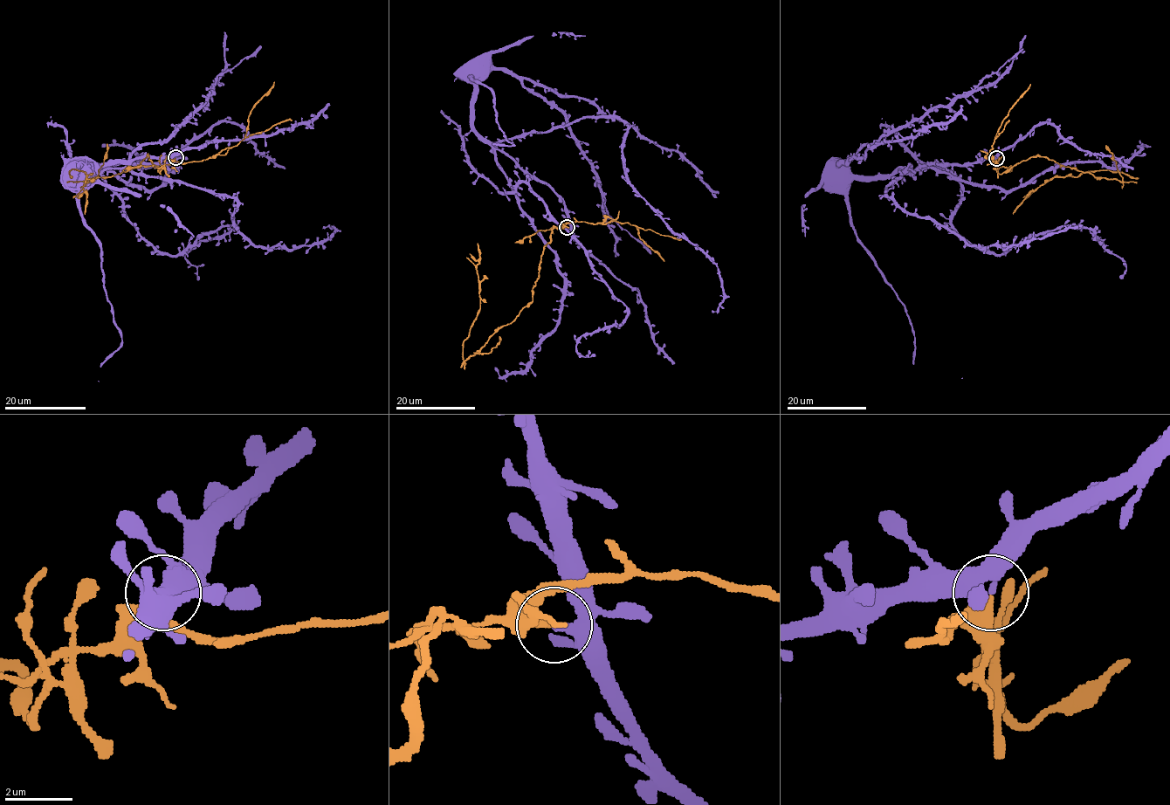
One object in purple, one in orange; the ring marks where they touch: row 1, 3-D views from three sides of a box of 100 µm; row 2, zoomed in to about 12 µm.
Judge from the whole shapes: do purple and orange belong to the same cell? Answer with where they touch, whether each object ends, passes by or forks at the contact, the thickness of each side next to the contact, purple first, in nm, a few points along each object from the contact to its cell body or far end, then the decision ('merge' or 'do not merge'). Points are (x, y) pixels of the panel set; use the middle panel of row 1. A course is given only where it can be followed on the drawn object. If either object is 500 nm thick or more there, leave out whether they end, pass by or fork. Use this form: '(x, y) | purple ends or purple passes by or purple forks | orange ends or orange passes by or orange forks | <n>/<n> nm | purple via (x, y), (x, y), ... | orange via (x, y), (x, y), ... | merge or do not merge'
(567, 227) | purple ends | orange ends | 220/360 nm | purple via (567, 228), (563, 202), (493, 145), (616, 118), (627, 127), (625, 177), (716, 265), (723, 300), (712, 311) | orange via (567, 228), (554, 226), (551, 231), (532, 301), (464, 367), (463, 342), (479, 309), (478, 244) | do not merge

